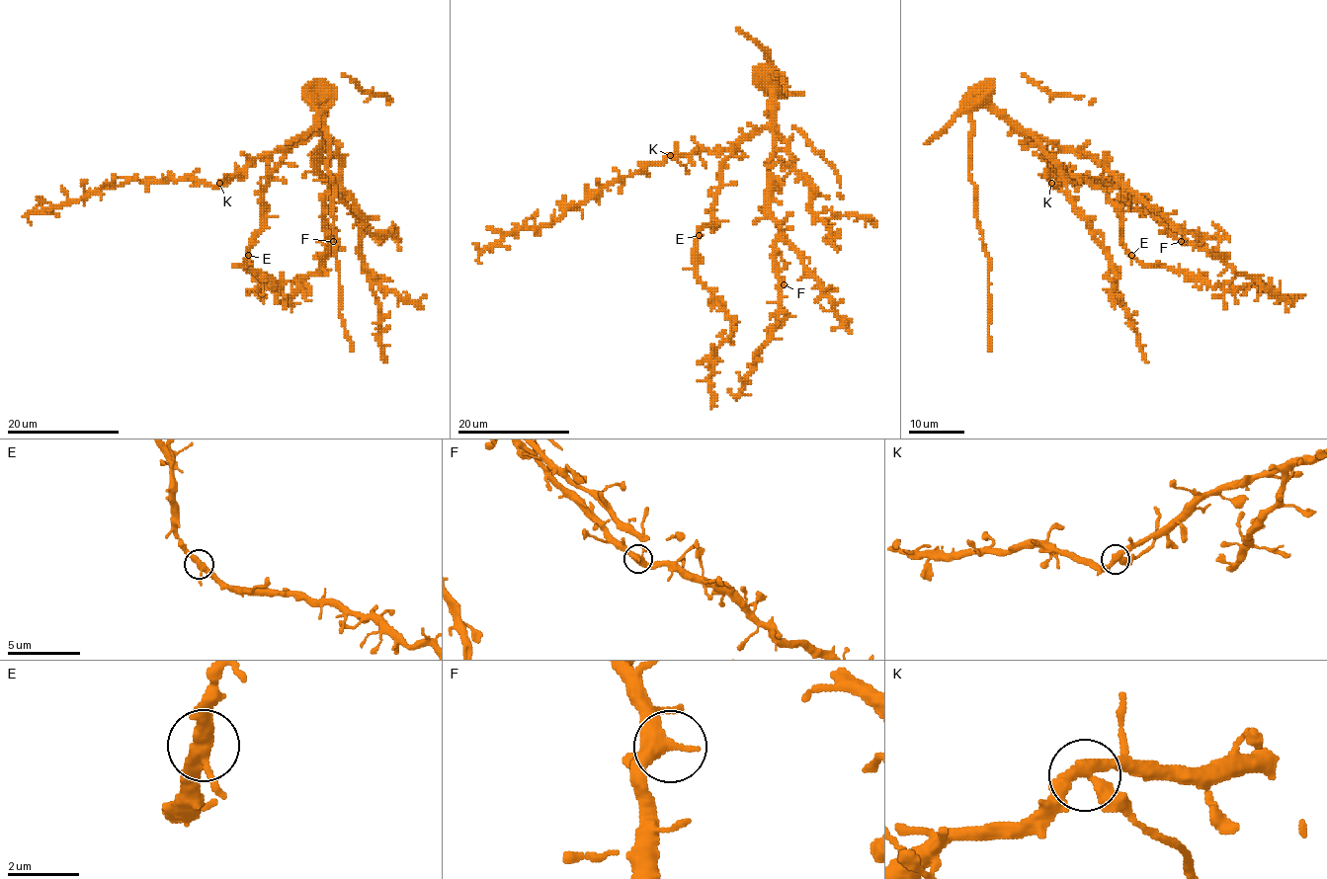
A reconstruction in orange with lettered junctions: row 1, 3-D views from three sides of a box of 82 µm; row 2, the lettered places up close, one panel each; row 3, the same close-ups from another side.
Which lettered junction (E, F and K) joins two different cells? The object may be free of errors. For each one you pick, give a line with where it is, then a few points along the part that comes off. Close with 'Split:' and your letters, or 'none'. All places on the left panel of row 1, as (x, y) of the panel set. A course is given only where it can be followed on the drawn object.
K: place (219, 183); course (219, 184), (226, 184), (234, 175), (234, 162)
Split: K

